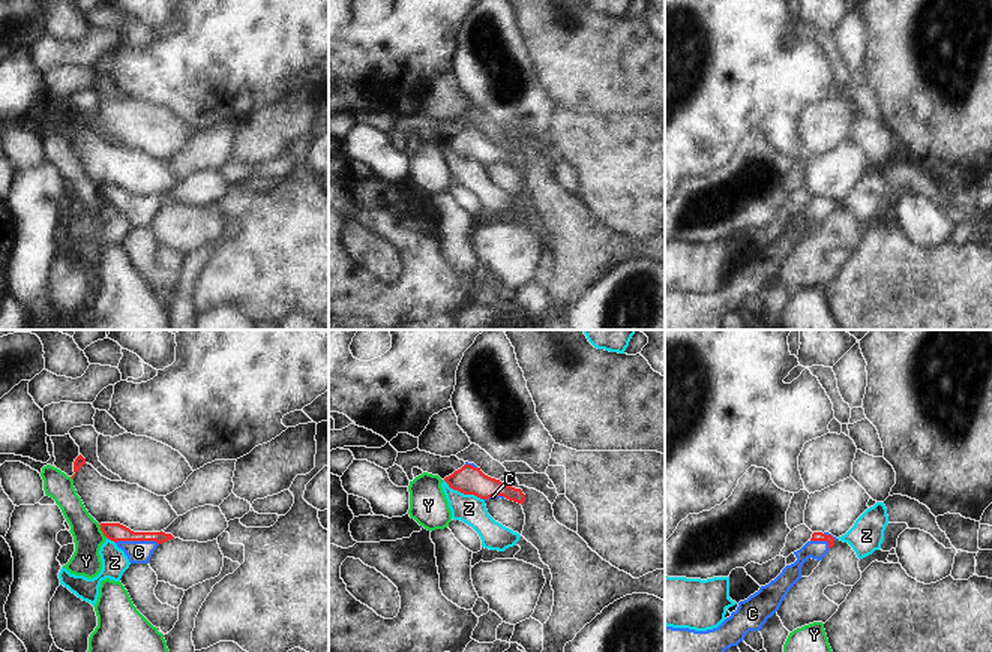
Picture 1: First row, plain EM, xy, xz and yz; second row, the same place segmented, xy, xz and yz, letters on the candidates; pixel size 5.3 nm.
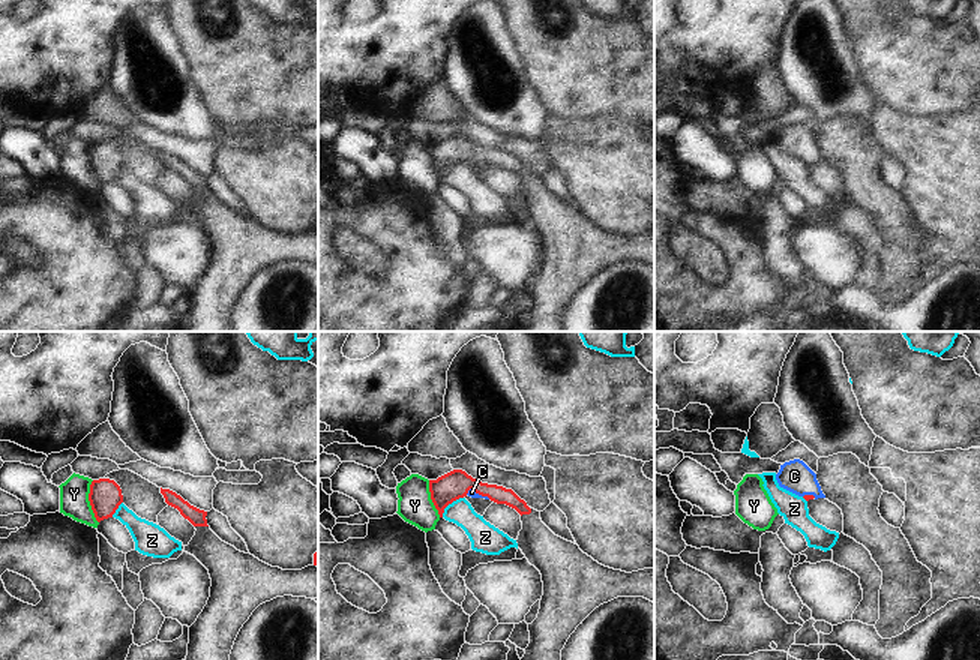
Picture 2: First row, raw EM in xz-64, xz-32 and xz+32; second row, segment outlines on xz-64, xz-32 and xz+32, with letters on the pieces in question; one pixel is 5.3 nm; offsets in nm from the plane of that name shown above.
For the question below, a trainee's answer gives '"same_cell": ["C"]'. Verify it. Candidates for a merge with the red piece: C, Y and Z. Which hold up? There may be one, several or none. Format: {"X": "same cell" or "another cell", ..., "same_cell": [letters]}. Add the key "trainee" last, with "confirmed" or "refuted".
{"C": "same cell", "Y": "another cell", "Z": "another cell", "same_cell": ["C"], "trainee": "confirmed"}

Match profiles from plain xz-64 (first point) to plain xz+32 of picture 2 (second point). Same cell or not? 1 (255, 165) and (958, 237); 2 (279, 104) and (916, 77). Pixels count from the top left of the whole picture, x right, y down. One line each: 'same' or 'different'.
1: same
2: same

